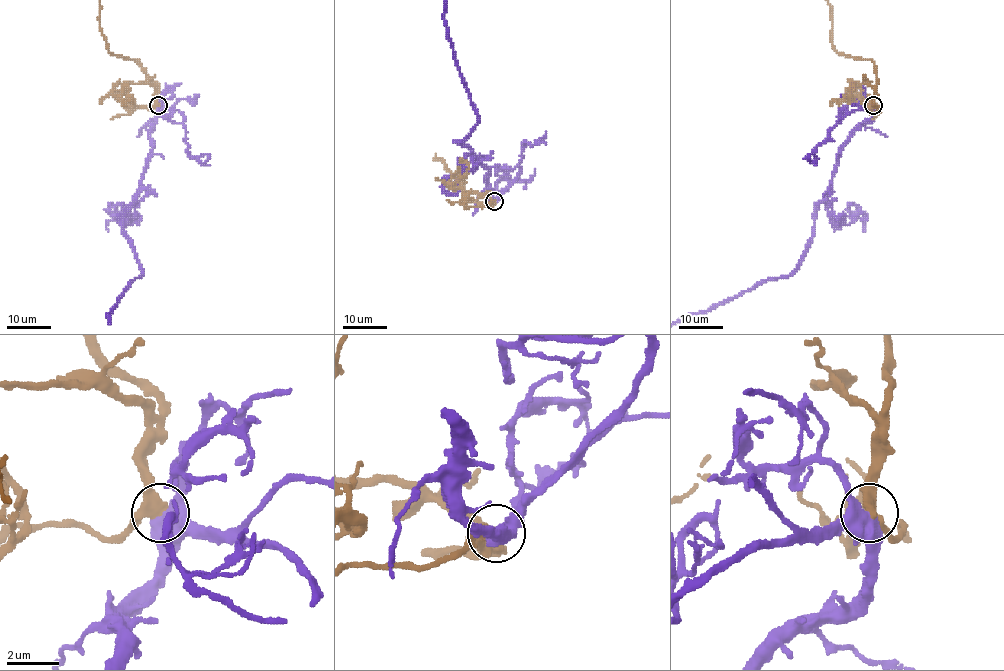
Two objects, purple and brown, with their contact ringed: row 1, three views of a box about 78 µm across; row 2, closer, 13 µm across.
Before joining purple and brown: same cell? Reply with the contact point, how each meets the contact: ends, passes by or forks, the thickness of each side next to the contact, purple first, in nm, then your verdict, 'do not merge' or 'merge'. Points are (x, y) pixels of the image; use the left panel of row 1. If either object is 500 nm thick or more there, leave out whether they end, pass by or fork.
at (158, 105); 700 nm thick on the purple side, 400 nm on the other; merge

